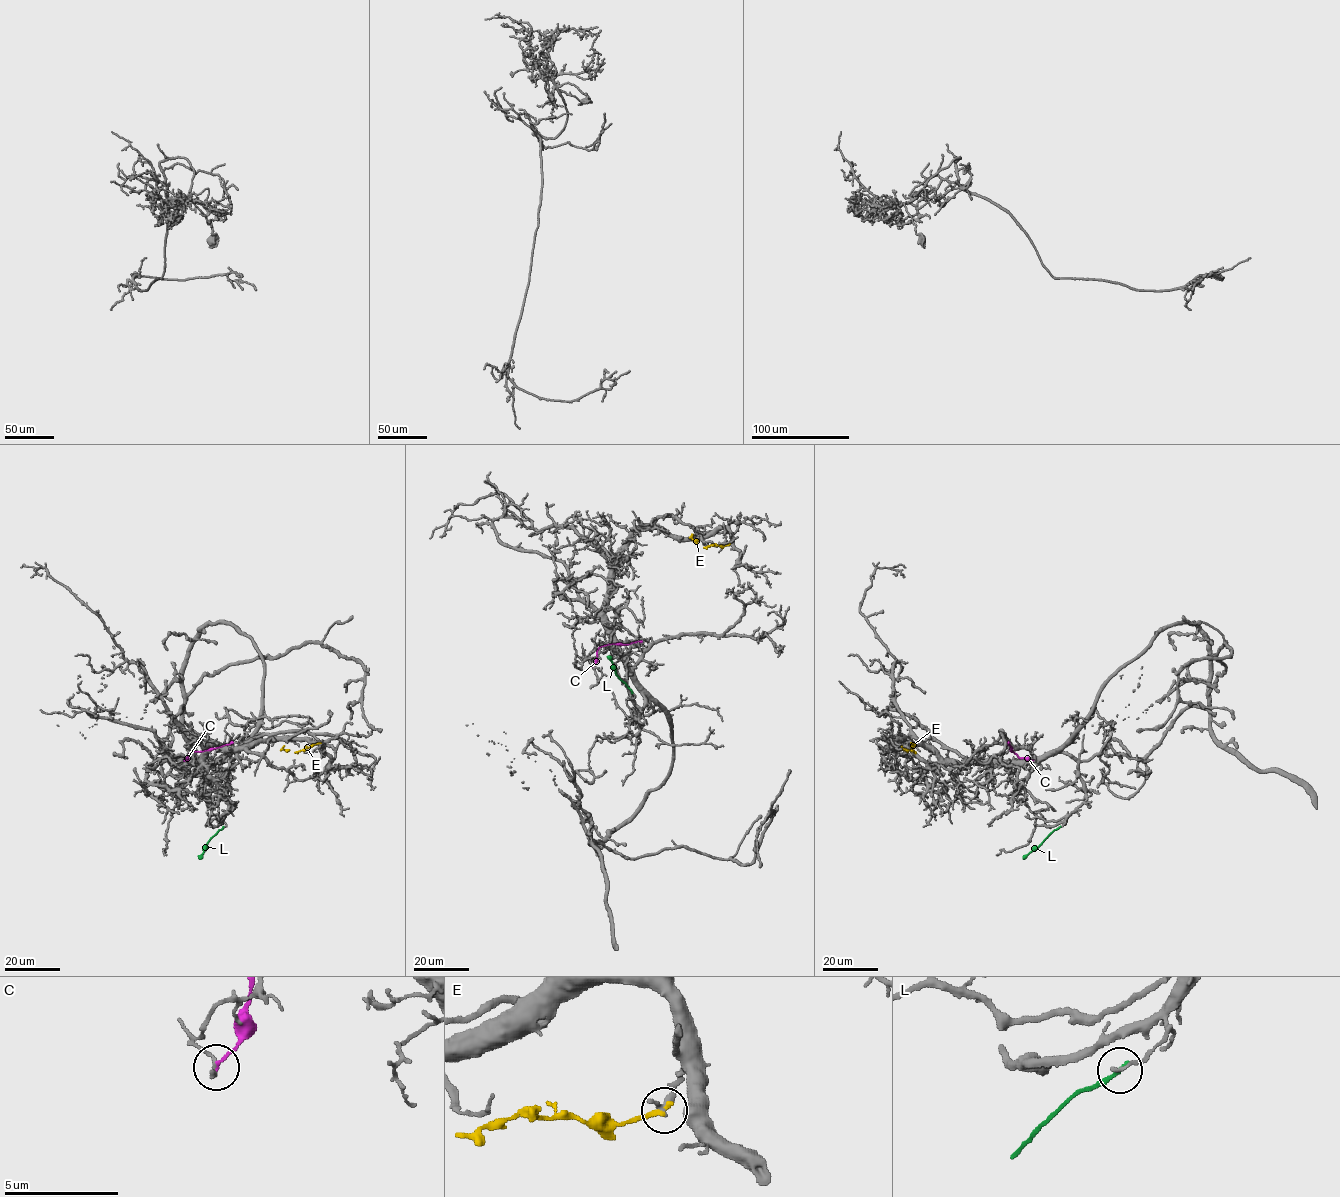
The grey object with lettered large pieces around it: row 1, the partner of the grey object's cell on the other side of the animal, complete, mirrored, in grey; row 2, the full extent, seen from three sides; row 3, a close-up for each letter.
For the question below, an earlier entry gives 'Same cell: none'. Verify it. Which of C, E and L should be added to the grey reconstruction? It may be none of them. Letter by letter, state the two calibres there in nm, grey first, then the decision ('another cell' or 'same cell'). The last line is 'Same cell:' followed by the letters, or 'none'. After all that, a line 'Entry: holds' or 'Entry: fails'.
C: 180/120 nm | another cell
E: 360/220 nm | another cell
L: 130/200 nm | another cell
Same cell: none
Entry: holds

